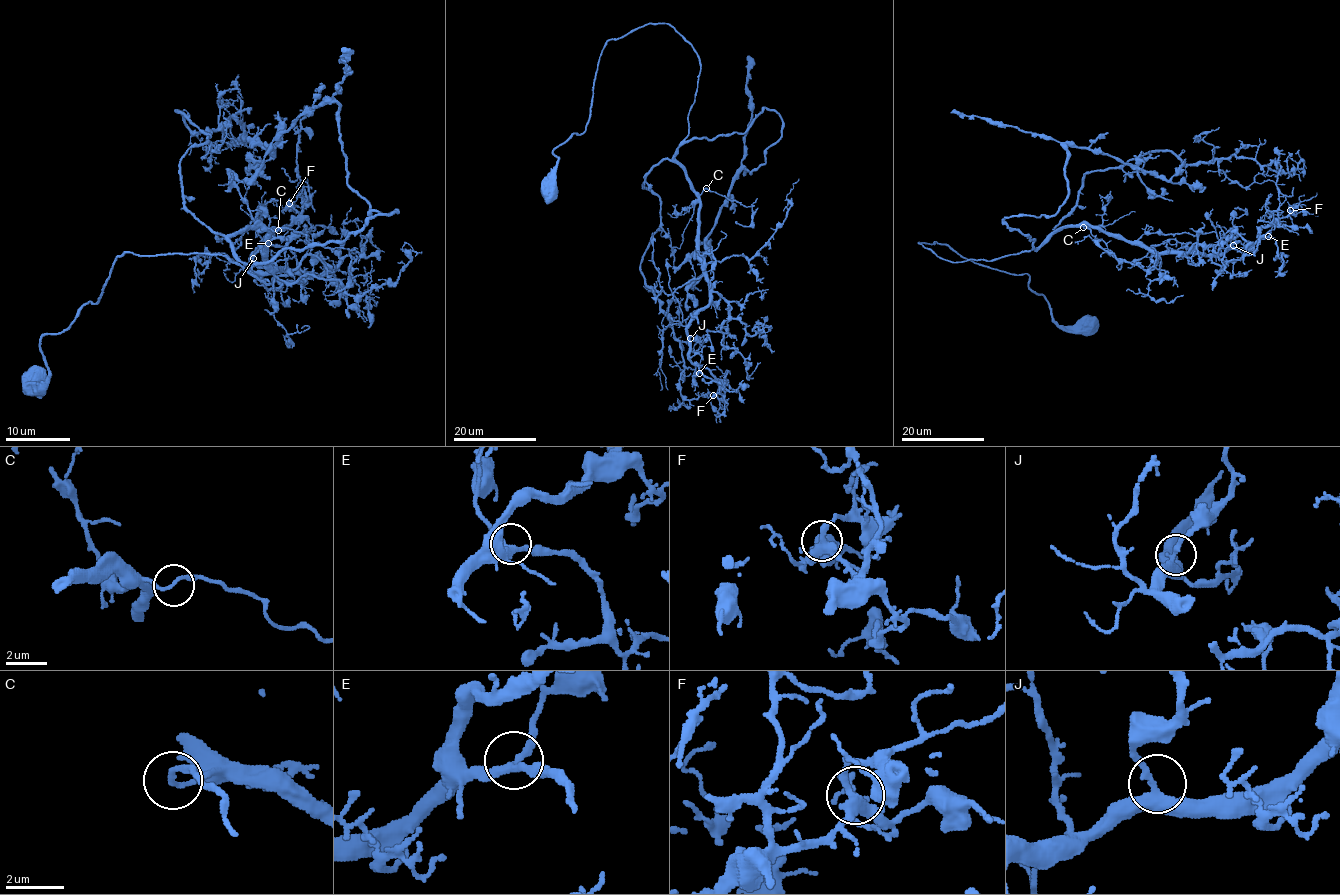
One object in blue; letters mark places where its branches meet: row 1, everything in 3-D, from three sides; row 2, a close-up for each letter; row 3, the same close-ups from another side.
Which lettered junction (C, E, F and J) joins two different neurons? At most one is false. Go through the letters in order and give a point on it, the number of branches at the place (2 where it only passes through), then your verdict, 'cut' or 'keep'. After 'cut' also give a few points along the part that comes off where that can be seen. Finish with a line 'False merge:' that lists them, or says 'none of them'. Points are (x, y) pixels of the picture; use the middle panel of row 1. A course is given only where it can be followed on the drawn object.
C: place (706, 188); branches 2; keep
E: place (699, 373); branches 3; keep
F: place (713, 395); branches 3; keep
J: place (690, 338); branches 3; keep
False merge: none of them

